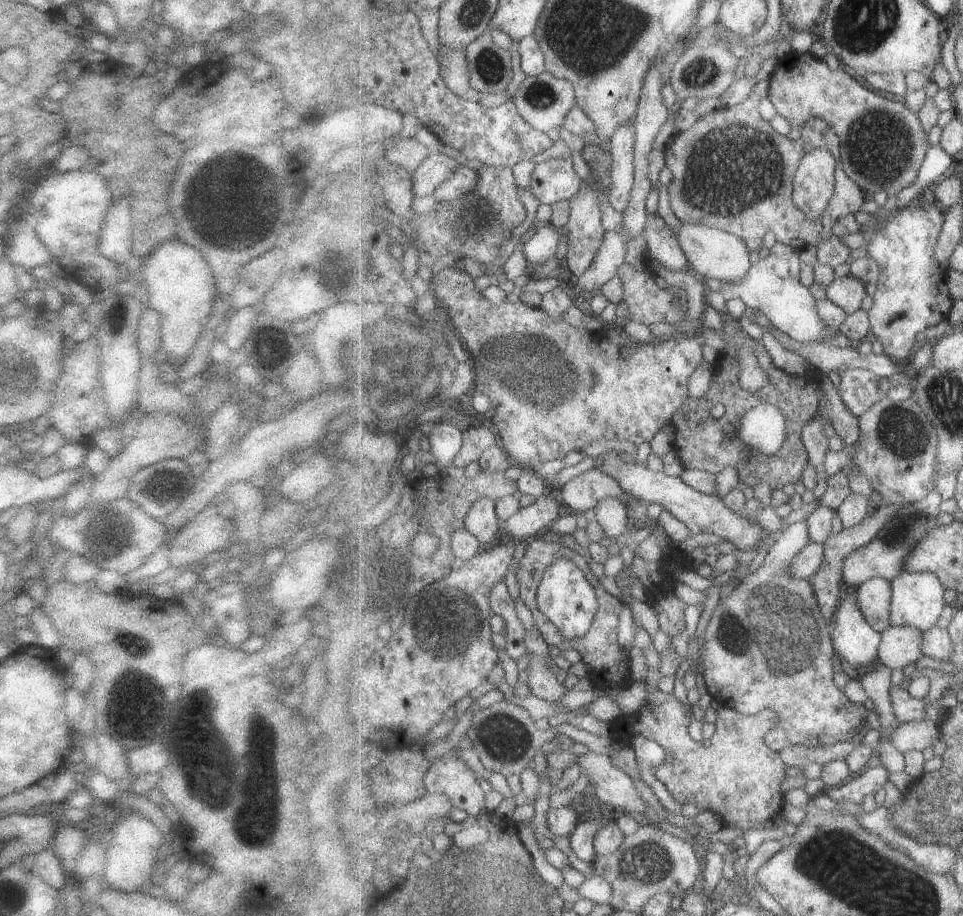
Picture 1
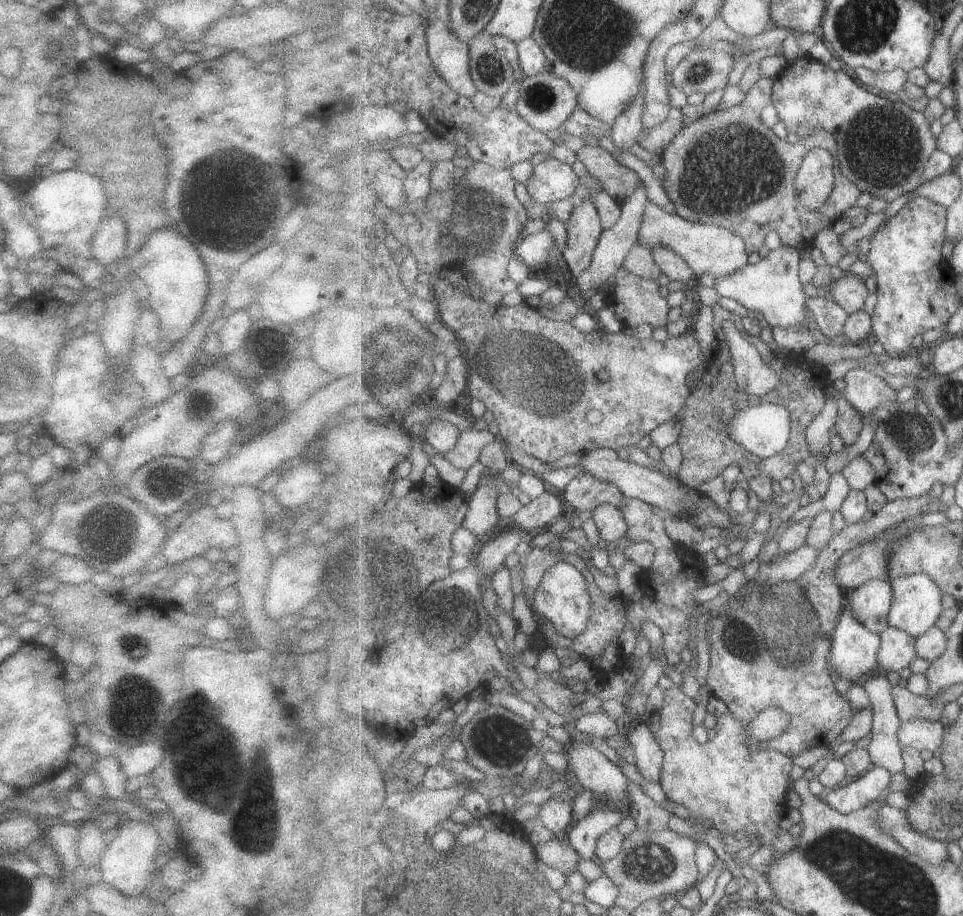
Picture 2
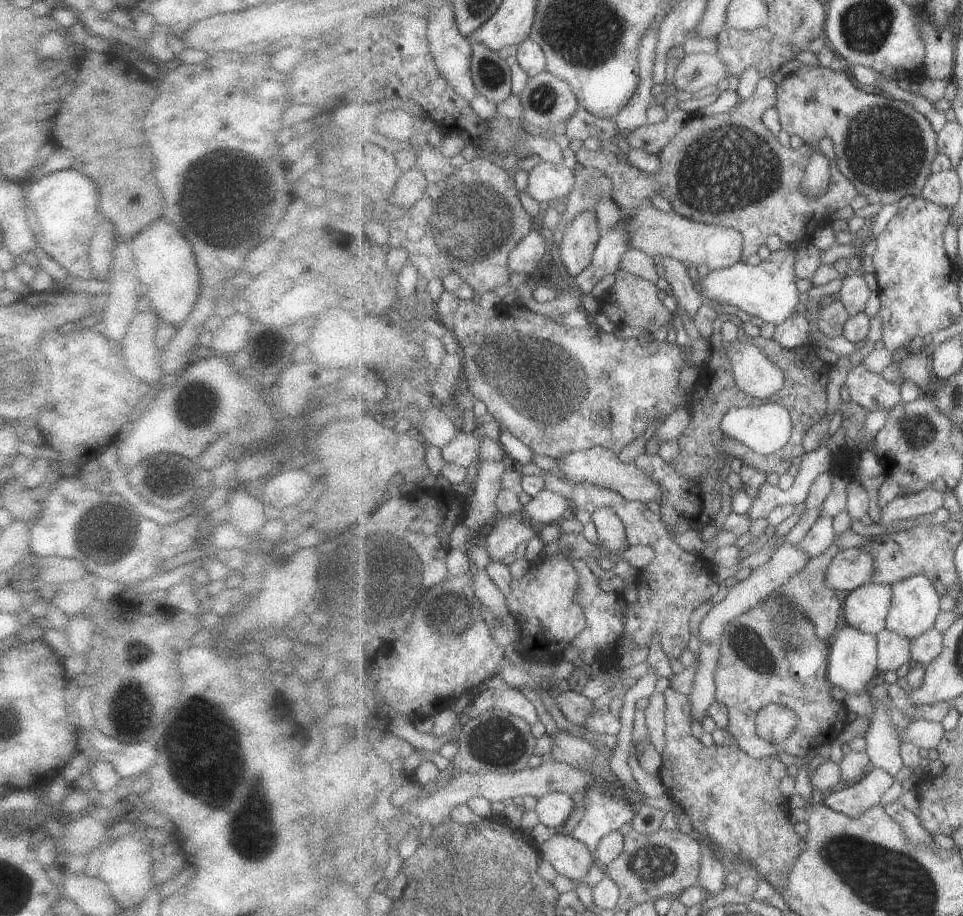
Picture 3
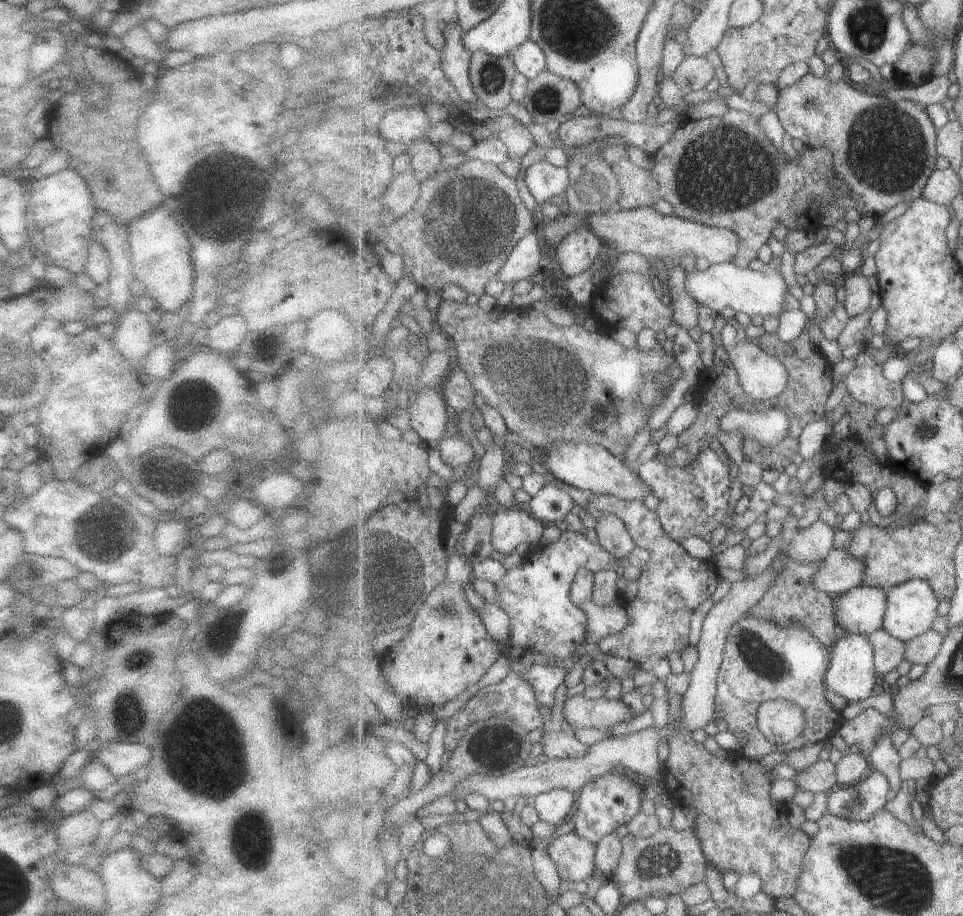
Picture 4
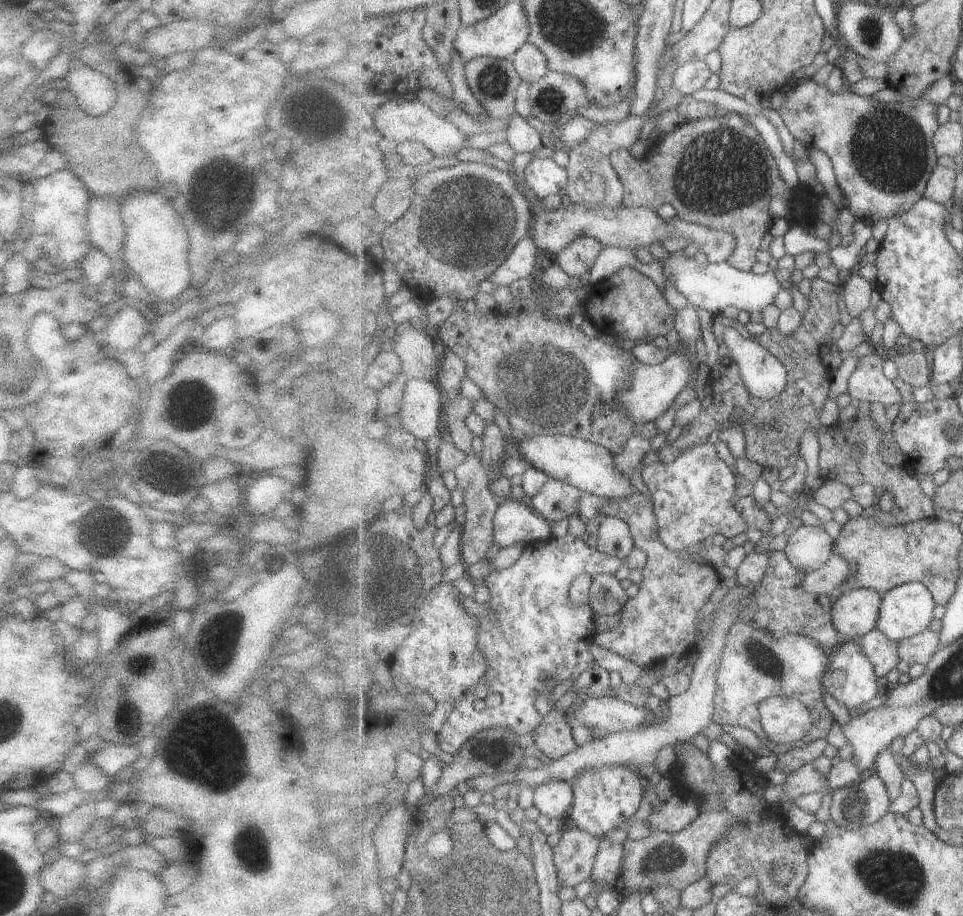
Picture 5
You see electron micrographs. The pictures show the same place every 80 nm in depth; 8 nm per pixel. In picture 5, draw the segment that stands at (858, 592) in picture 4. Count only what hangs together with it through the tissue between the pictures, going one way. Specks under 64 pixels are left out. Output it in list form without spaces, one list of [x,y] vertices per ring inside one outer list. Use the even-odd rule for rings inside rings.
[[[863,587],[844,592],[832,608],[833,624],[844,640],[860,639],[876,626],[884,595]]]

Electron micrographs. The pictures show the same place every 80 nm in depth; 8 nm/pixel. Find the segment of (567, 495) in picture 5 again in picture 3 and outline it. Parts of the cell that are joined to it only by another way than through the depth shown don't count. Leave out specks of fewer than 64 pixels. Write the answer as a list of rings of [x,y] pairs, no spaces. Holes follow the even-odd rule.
[[[547,489],[522,506],[521,513],[524,519],[536,528],[559,523],[570,514],[571,502],[569,499]]]

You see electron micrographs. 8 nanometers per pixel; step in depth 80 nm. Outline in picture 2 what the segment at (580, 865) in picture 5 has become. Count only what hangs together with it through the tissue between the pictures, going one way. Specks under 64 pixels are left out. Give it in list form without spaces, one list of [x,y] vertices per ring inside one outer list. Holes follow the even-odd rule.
[[[567,835],[564,837],[554,837],[551,842],[537,846],[535,848],[539,858],[551,866],[554,870],[559,870],[563,874],[571,874],[577,871],[577,864],[583,860],[577,850],[569,844]]]

